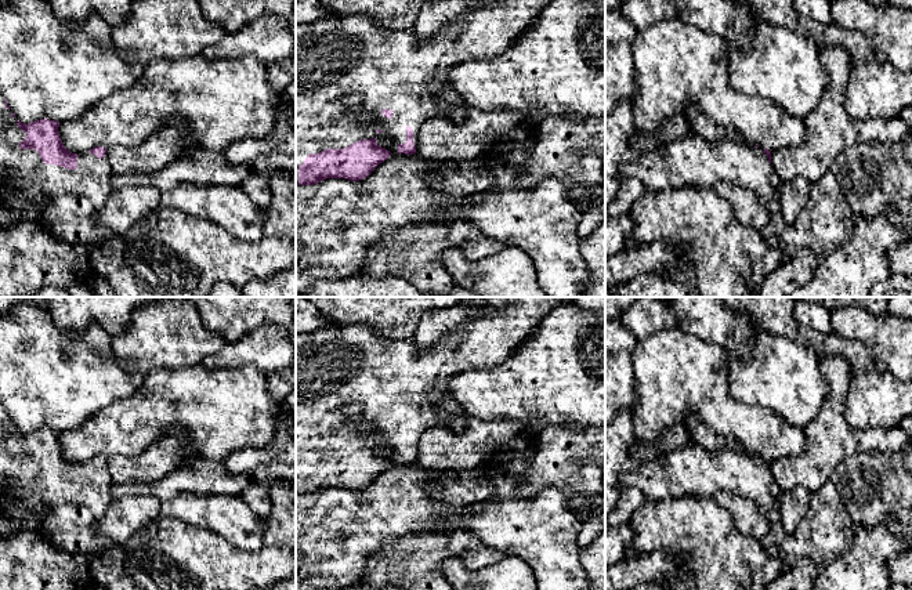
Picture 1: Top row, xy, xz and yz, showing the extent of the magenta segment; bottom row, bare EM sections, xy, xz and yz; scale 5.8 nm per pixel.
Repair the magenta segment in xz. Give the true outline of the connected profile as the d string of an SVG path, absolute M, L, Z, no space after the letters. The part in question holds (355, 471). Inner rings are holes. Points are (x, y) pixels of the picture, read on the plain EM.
M507 297L502 310L484 308L467 325L442 337L431 348L420 348L415 339L391 339L365 325L340 325L296 334L296 495L314 495L326 488L359 491L366 488L391 461L376 452L377 445L392 449L397 463L413 464L424 430L445 424L455 431L466 427L467 419L437 409L437 403L450 397L448 379L452 374L493 368L502 363L524 343L560 303L576 297ZM350 421L369 421L368 430L352 430Z

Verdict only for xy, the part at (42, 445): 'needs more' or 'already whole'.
needs more

